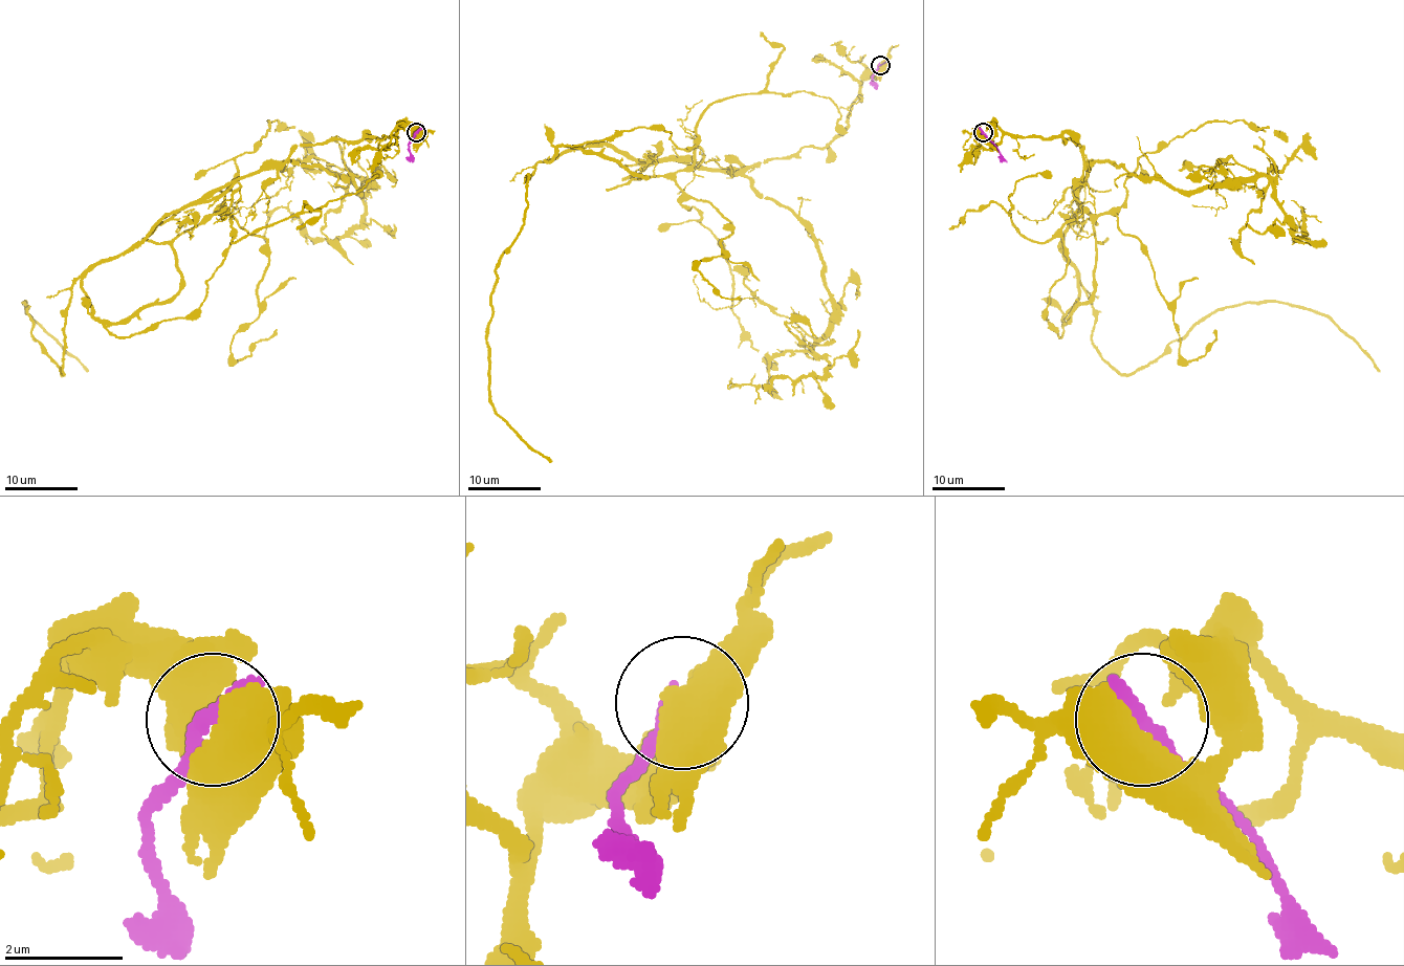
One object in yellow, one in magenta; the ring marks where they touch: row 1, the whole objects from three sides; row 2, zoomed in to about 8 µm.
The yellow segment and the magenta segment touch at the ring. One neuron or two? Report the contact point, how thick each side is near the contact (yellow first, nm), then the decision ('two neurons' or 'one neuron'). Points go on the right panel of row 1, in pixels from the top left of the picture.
at (983, 132); 750 nm thick on the yellow side, 320 nm on the other; two neurons

